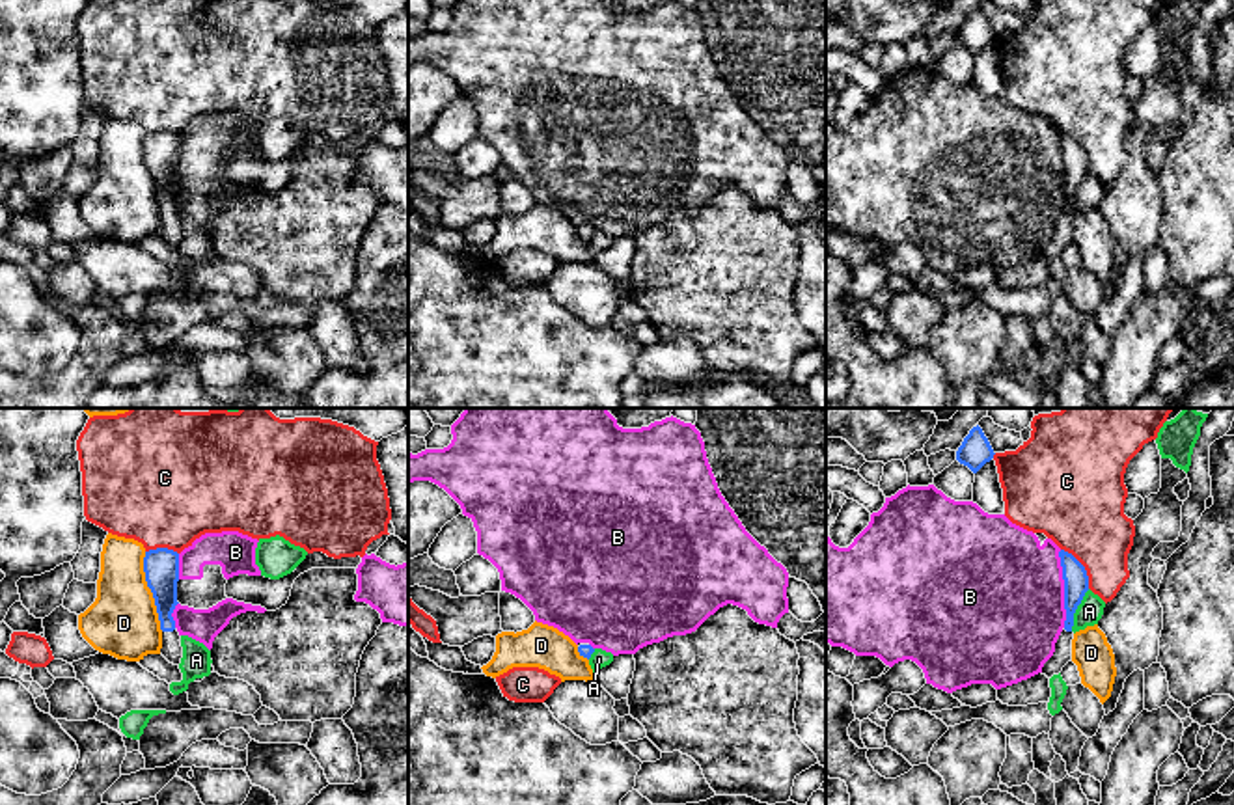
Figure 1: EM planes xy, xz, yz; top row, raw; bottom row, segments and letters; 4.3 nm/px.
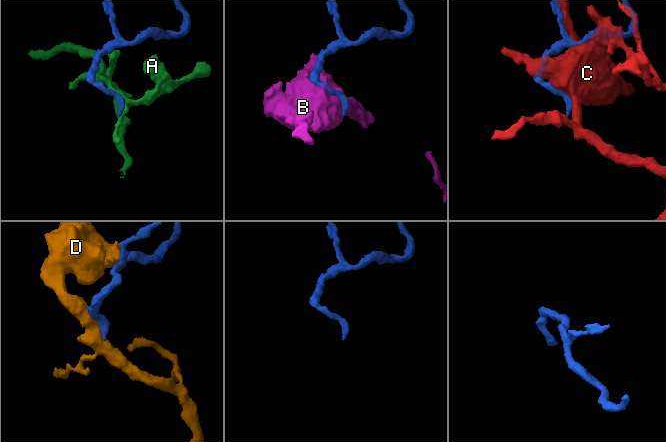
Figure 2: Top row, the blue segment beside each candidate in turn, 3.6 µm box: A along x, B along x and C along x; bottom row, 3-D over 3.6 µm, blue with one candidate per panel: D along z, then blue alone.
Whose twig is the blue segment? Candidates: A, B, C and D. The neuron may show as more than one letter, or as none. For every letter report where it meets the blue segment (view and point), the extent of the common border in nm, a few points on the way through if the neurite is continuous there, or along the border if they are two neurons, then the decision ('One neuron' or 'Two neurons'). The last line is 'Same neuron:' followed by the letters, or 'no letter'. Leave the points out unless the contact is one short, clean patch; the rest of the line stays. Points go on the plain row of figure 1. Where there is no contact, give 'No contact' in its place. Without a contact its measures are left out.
A: Touches blue at yz (1076, 191). Shared border 200 nm. Two neurons
B: Touches blue at yz (1065, 172). Shared border 340 nm. Two neurons
C: Touches blue at yz (1083, 150). Shared border 220 nm. Two neurons
D: Touches blue at xy (151, 174). Shared border 360 nm. Two neurons
Same neuron: no letter

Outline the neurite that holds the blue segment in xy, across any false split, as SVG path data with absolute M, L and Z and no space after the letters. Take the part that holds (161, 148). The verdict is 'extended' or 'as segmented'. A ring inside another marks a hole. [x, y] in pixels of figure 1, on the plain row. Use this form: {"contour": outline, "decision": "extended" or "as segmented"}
{"contour": "M157 130L145 134L144 155L147 170L153 175L160 212L162 231L160 237L173 248L181 246L183 229L181 218L171 199L177 184L177 164L179 164L179 136L168 130Z", "decision": "extended"}

